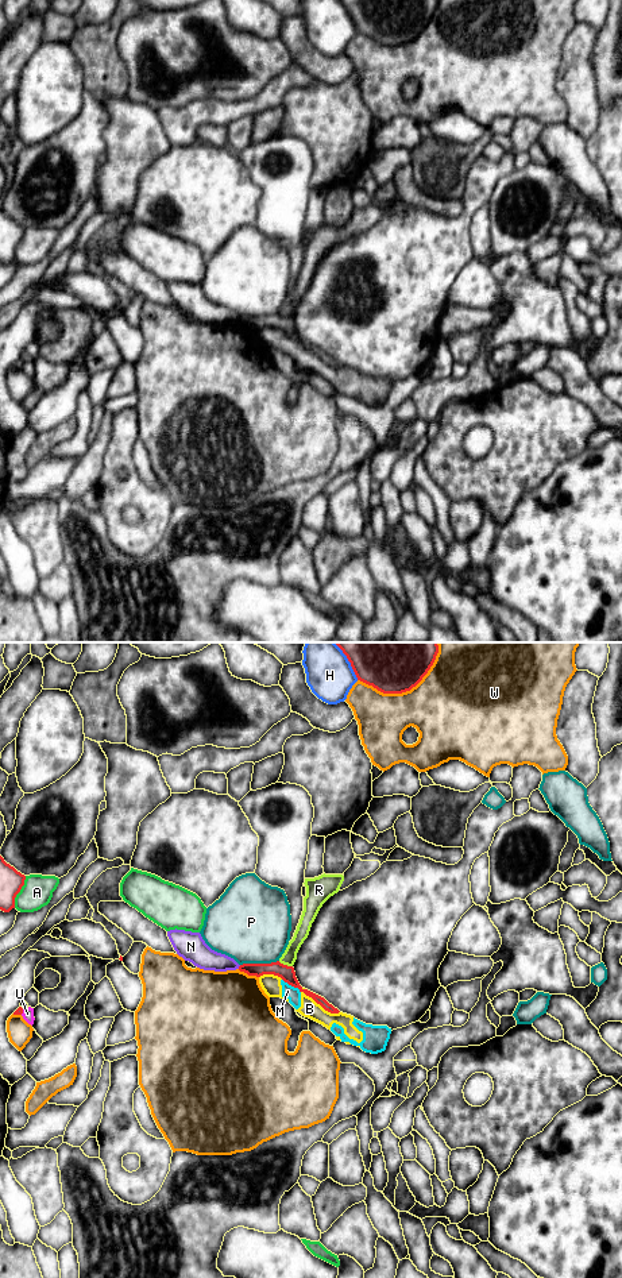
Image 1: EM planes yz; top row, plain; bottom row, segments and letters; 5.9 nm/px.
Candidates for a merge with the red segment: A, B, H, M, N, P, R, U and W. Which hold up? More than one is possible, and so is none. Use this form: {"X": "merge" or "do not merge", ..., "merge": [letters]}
{"A": "do not merge", "B": "do not merge", "H": "do not merge", "M": "do not merge", "N": "do not merge", "P": "do not merge", "R": "do not merge", "U": "do not merge", "W": "do not merge", "merge": []}

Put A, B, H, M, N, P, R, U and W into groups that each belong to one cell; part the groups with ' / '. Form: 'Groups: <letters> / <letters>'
Groups: A / B M / H / N / P / R / U / W

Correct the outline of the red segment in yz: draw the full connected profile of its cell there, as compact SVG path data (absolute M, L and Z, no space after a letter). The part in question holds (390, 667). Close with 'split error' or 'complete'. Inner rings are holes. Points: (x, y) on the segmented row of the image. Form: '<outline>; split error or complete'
M335 642L347 656L358 680L383 694L416 687L433 665L437 642Z; complete

